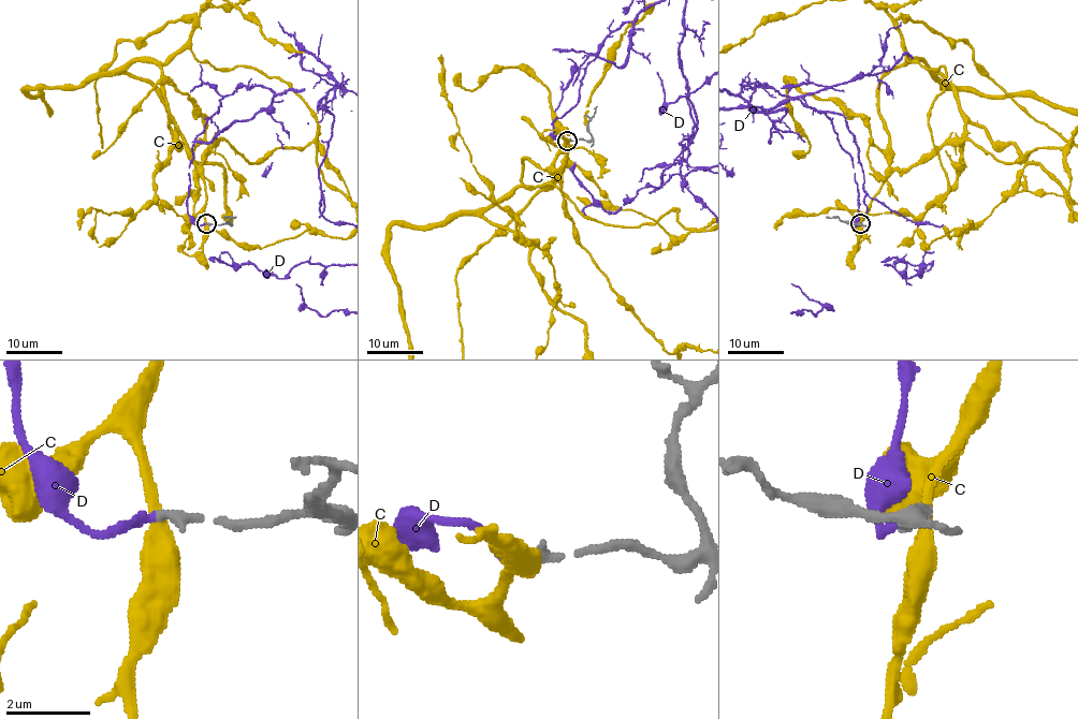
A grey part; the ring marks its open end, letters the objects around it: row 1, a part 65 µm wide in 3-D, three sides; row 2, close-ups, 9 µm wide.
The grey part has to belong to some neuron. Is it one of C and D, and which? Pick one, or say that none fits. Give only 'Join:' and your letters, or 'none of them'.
Join: D

